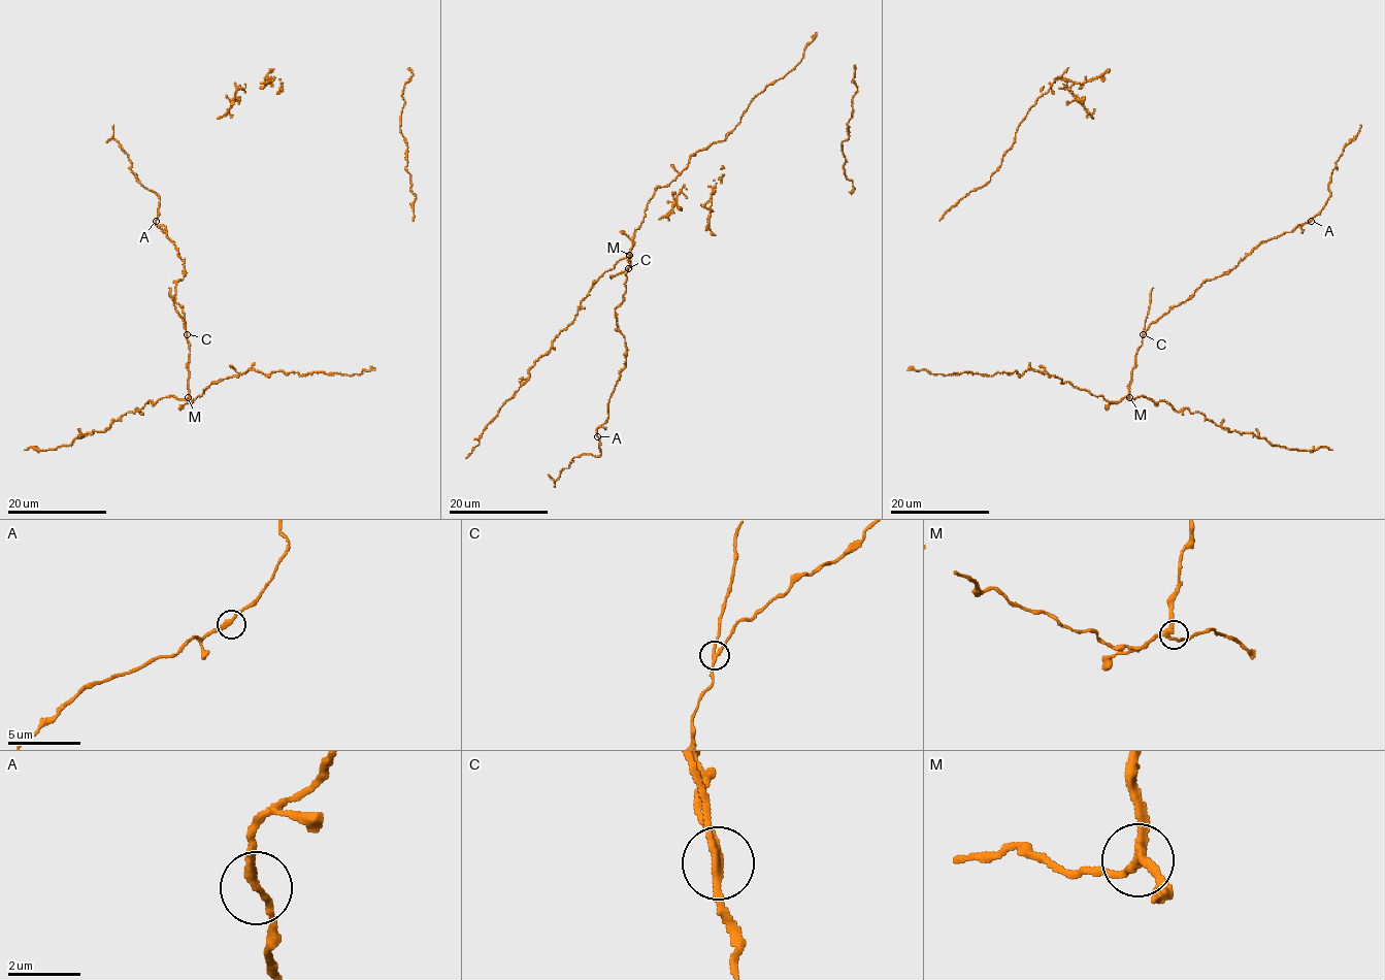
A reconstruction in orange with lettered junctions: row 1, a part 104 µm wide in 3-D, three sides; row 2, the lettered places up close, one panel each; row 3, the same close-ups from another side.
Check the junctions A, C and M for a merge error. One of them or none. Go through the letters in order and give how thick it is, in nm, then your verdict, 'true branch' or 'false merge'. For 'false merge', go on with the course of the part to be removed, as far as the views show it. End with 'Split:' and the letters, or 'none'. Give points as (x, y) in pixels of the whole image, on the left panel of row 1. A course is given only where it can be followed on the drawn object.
A: 200 nm | true branch
C: 190 nm | false merge | (187, 334), (168, 288)
M: 220 nm | true branch
Split: C

